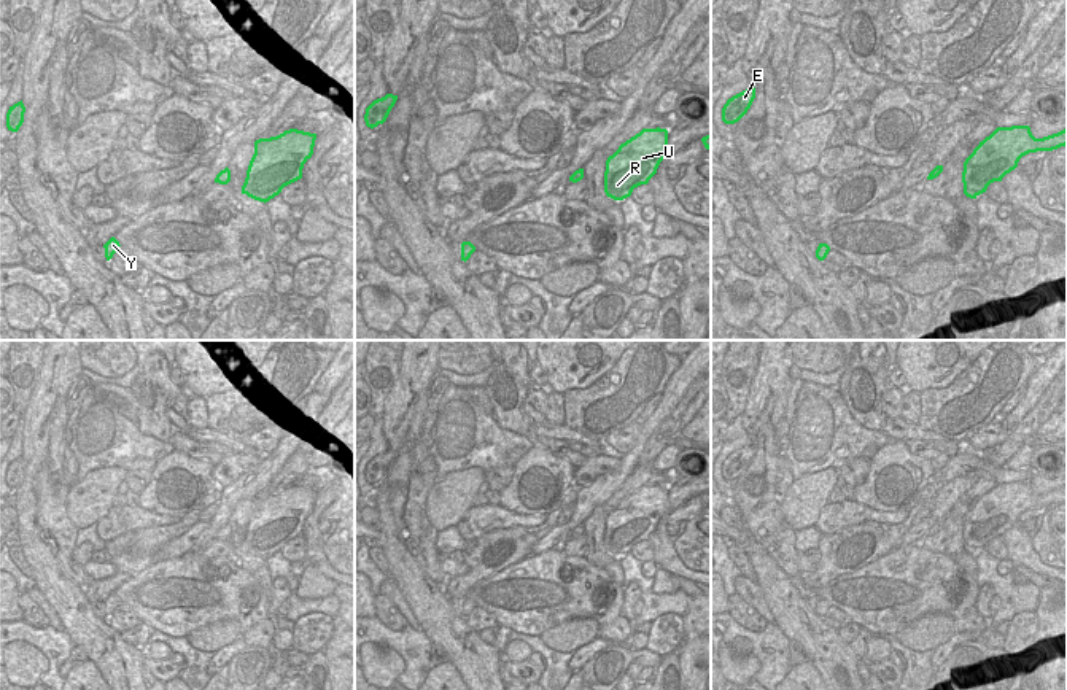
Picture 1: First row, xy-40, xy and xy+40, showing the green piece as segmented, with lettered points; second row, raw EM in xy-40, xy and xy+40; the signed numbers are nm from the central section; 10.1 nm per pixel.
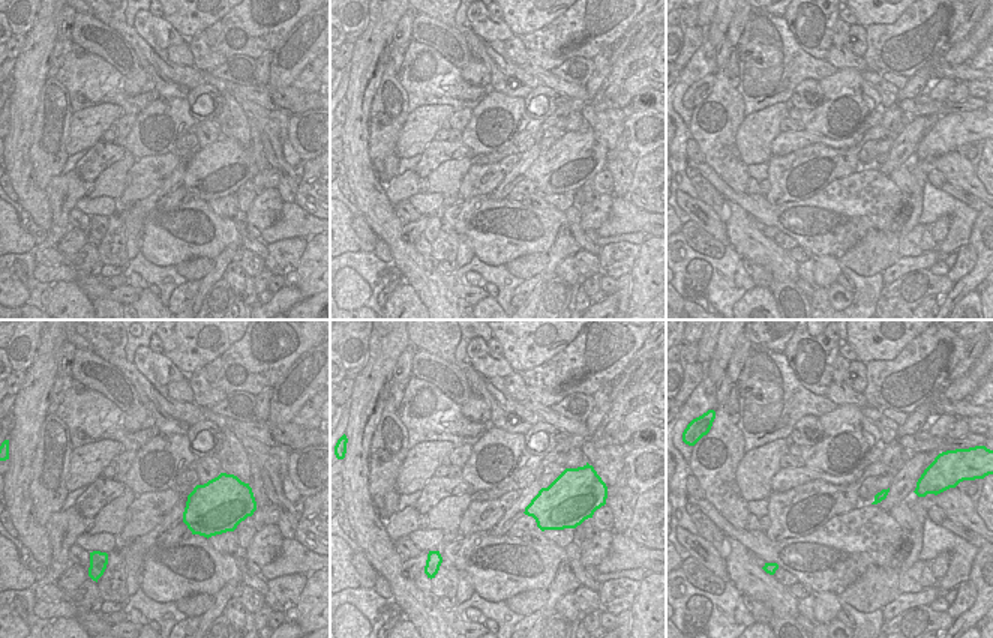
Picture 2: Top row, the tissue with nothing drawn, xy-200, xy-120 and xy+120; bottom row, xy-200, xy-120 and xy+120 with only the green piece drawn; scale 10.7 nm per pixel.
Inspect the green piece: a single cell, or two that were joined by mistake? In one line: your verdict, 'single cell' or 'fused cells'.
single cell

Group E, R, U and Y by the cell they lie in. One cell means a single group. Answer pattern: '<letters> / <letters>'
E R U Y

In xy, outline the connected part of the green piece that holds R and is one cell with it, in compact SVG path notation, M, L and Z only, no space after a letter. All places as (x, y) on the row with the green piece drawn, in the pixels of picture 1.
M642 129L607 157L604 192L614 200L623 200L633 189L647 184L663 159L669 156L666 129Z

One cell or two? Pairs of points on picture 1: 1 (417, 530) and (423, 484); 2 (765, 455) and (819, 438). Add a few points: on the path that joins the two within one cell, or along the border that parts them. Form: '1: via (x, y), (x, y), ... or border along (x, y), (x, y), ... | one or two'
1: via (415, 519), (415, 495) | one
2: border along (783, 452), (791, 465), (791, 476), (794, 479) | two

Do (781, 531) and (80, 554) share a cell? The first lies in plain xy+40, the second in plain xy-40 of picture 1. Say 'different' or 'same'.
different

